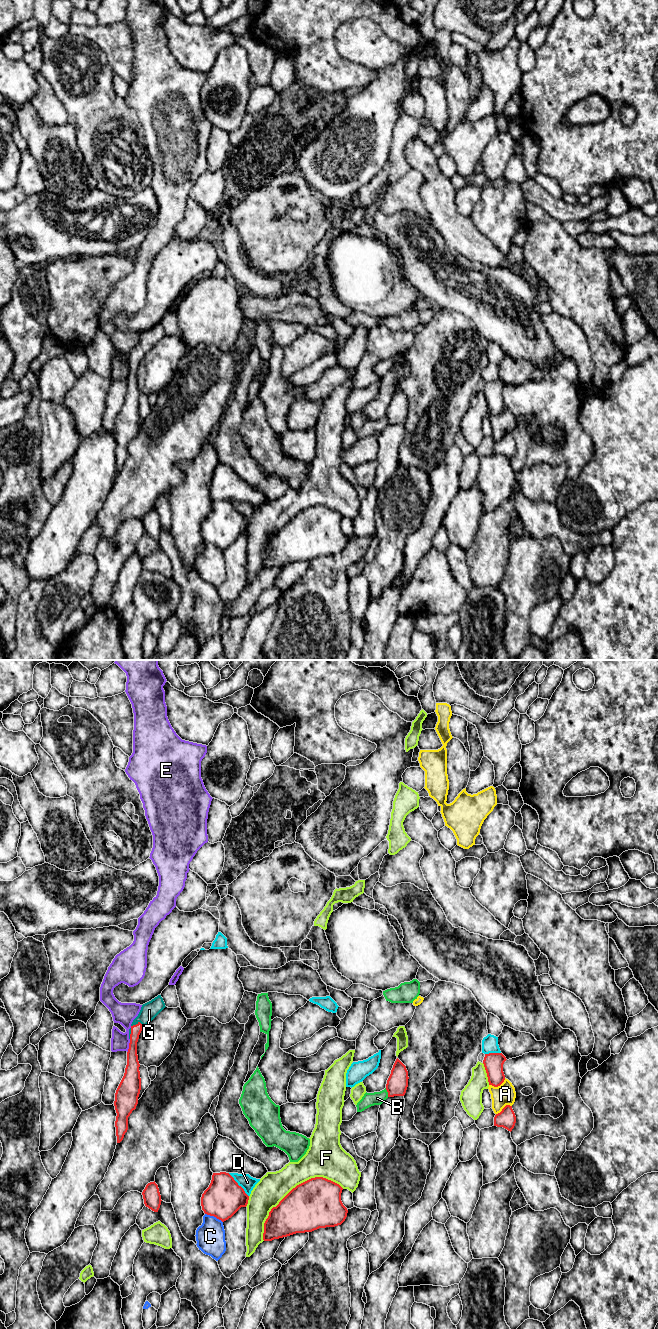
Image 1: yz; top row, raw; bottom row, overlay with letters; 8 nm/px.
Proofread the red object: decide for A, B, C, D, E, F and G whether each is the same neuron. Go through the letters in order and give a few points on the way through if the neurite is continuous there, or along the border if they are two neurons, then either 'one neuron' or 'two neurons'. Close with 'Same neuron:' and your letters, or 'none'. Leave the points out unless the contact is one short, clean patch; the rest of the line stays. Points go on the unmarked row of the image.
A: two neurons
B: two neurons
C: two neurons
D: two neurons
E: two neurons
F: two neurons
G: runs through yz (136, 357), (138, 351), (149, 338); one neuron
Same neuron: G

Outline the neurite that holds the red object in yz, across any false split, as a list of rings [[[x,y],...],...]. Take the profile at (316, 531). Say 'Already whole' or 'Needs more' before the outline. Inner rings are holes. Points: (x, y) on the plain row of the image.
Already whole. [[[311,506],[293,516],[269,540],[264,569],[341,553],[348,538],[341,529],[343,516],[326,506]]]

